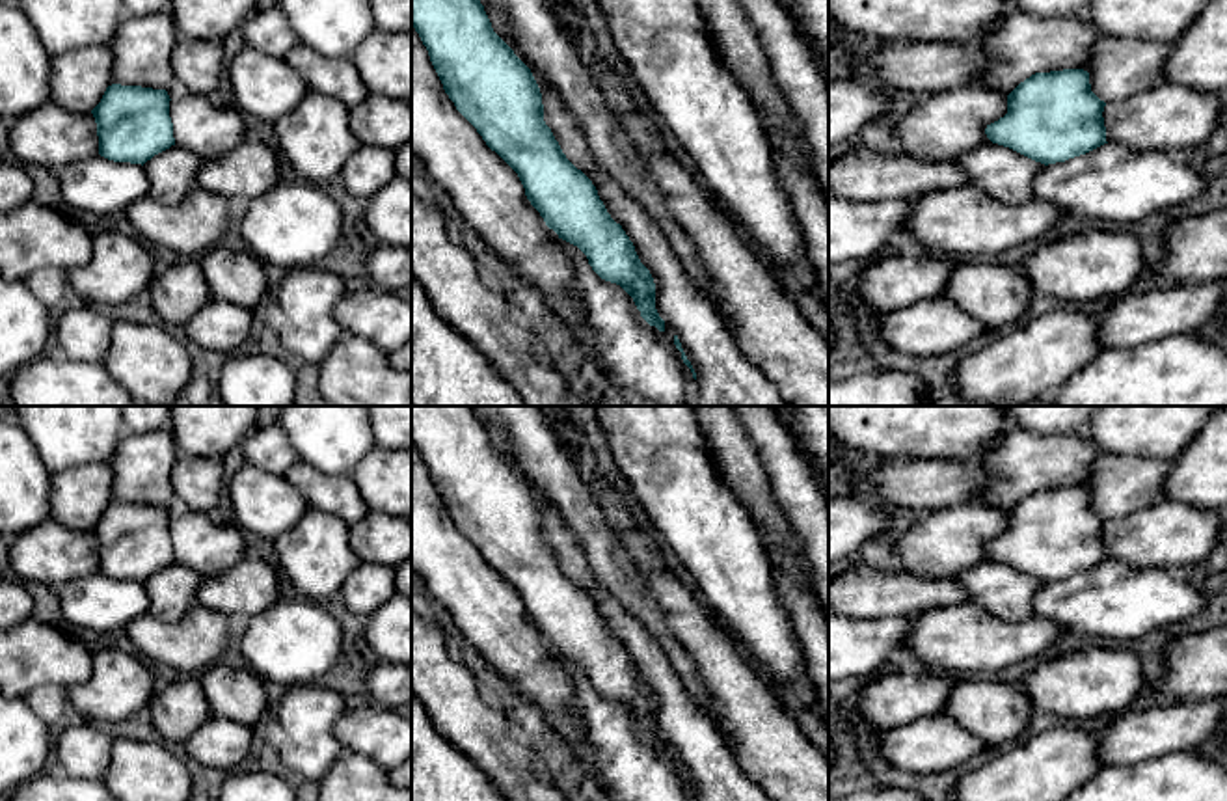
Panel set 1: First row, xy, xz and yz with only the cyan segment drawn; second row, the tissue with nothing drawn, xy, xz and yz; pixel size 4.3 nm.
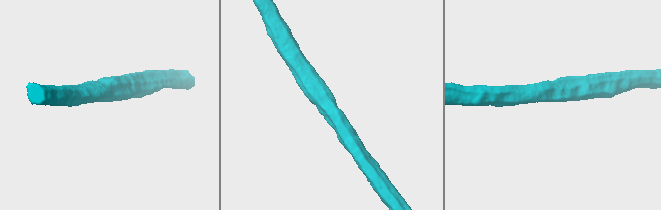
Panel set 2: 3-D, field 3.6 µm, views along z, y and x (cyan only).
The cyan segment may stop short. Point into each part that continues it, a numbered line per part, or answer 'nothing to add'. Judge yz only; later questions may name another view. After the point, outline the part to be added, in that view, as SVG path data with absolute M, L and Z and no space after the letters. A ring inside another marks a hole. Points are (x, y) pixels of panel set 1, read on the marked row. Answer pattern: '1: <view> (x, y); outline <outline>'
nothing to add

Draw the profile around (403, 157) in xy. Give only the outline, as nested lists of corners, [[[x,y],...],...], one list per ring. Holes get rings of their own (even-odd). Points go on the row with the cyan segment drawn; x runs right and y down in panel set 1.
[[[411,140],[395,151],[397,177],[411,181]]]

